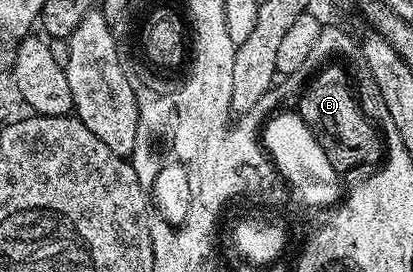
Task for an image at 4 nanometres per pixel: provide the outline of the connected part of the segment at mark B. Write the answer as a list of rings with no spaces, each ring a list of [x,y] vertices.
[[[323,65],[306,82],[296,110],[313,131],[330,164],[340,174],[346,174],[346,171],[362,164],[370,166],[377,163],[383,157],[384,144],[377,127],[358,107],[351,75],[332,65]]]

